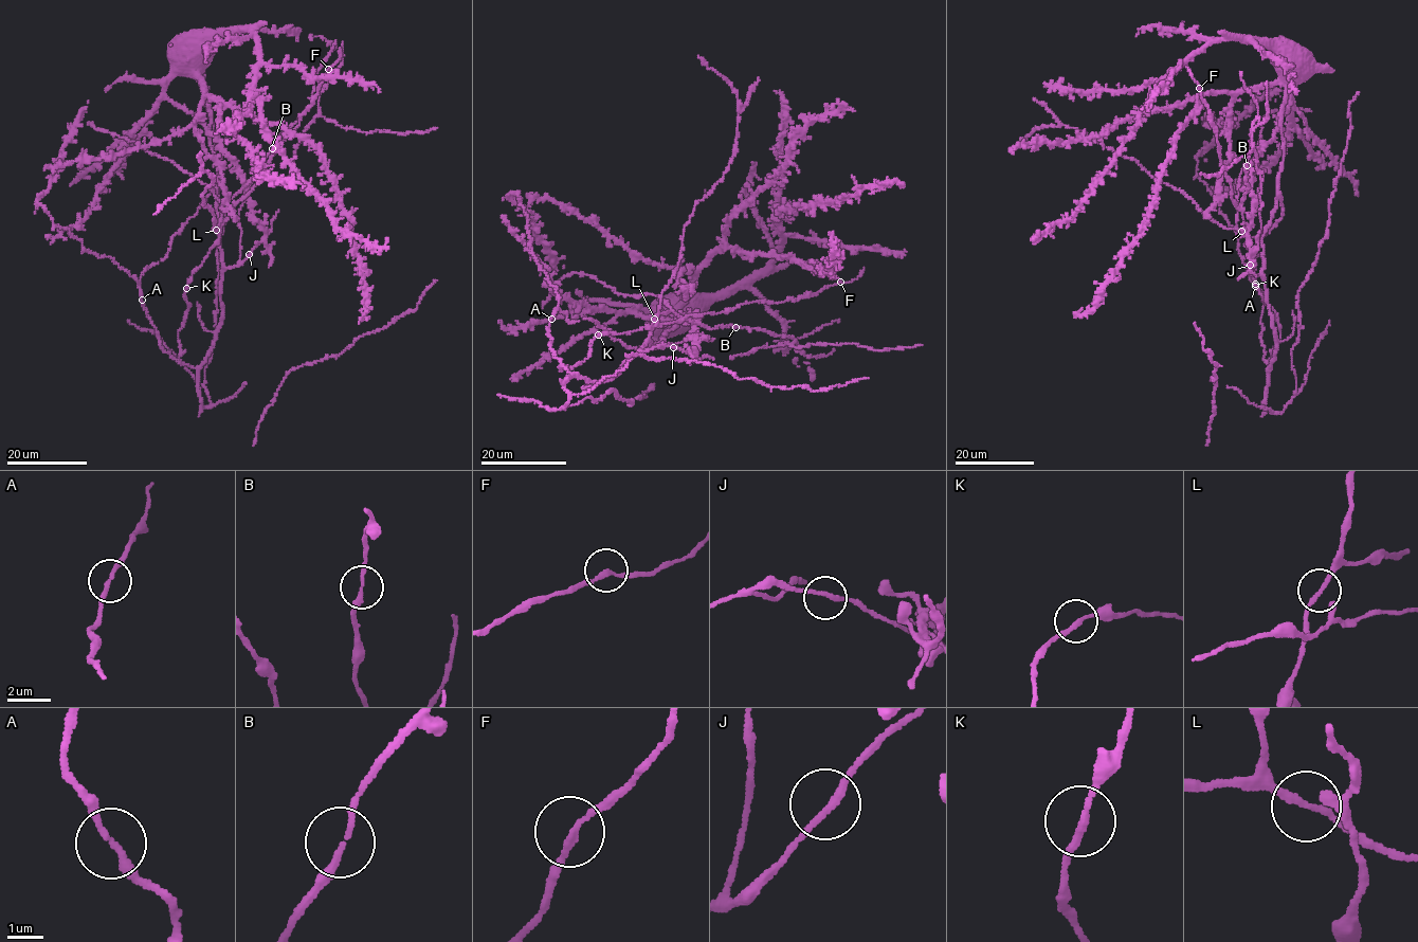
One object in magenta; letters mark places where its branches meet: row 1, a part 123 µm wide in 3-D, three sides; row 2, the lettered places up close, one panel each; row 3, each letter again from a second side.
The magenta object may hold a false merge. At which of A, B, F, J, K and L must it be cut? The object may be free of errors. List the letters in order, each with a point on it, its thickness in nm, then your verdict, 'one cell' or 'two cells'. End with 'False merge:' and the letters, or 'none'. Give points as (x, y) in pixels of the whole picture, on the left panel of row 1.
A: at (142, 300); 190 nm thick; one cell
B: at (272, 148); 160 nm thick; one cell
F: at (328, 69); 180 nm thick; one cell
J: at (249, 254); 180 nm thick; one cell
K: at (186, 288); 170 nm thick; one cell
L: at (216, 230); 180 nm thick; one cell
False merge: none

